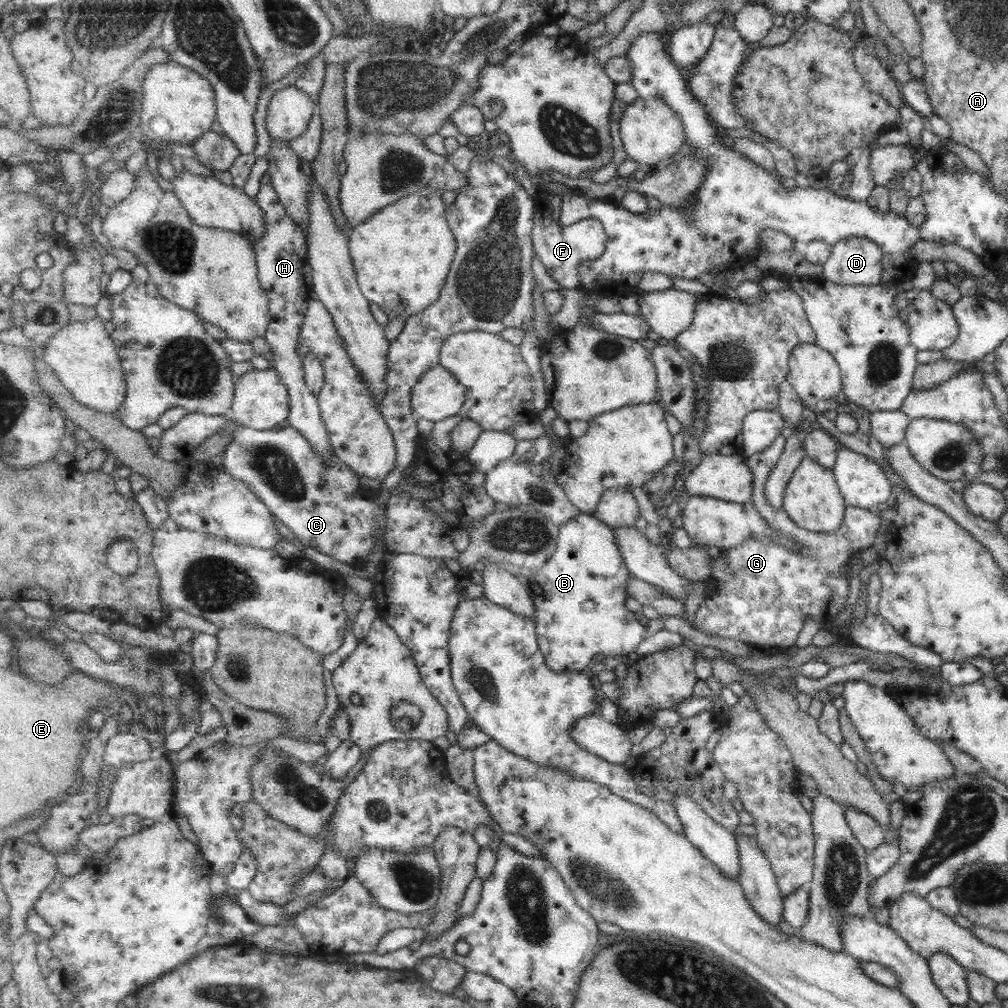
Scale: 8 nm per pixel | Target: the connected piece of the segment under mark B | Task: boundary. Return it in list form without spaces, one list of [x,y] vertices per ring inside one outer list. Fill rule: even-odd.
[[[582,513],[567,524],[561,525],[558,545],[553,556],[545,566],[526,574],[537,610],[535,618],[540,649],[545,655],[546,664],[557,673],[586,671],[594,664],[595,656],[599,654],[613,660],[622,654],[637,653],[639,645],[651,636],[647,632],[647,626],[643,626],[627,608],[631,572],[621,554],[620,545],[617,544],[616,532],[596,514]],[[585,600],[595,602],[595,609],[585,610]]]

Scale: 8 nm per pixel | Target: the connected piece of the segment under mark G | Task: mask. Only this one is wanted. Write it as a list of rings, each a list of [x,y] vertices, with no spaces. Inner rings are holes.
[[[777,436],[777,440],[763,452],[748,456],[748,463],[754,476],[754,495],[752,502],[759,514],[783,536],[794,538],[800,544],[800,553],[788,551],[780,547],[775,541],[757,541],[749,539],[738,547],[722,550],[717,556],[713,556],[712,573],[706,590],[706,599],[700,604],[695,614],[694,629],[711,637],[718,636],[723,639],[733,639],[741,641],[752,648],[763,653],[776,653],[779,649],[789,648],[795,645],[797,635],[803,625],[805,617],[815,619],[819,629],[831,633],[837,638],[838,642],[849,641],[853,646],[872,650],[873,652],[885,652],[885,654],[895,654],[901,656],[910,663],[923,666],[934,666],[938,668],[943,662],[936,652],[931,652],[927,648],[913,646],[906,642],[881,618],[878,613],[867,614],[863,616],[861,624],[853,626],[853,622],[847,621],[847,624],[838,624],[835,620],[837,614],[845,606],[847,592],[849,592],[848,580],[841,573],[840,568],[844,568],[850,557],[860,549],[871,547],[875,532],[879,528],[880,515],[869,511],[866,508],[857,508],[846,505],[840,526],[831,532],[811,532],[809,529],[798,527],[783,509],[776,509],[766,495],[766,482],[770,472],[776,467],[777,459],[780,458],[781,451],[784,450],[783,436]]]

